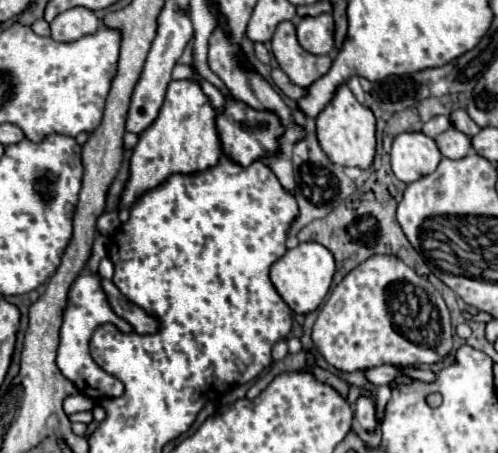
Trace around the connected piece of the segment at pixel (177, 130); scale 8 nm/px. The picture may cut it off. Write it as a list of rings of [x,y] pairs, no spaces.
[[[173,80],[167,88],[159,116],[145,132],[139,134],[139,142],[131,156],[131,178],[121,194],[121,206],[131,208],[141,194],[159,186],[171,174],[193,174],[215,166],[221,156],[221,140],[217,136],[215,118],[217,112],[197,82]]]

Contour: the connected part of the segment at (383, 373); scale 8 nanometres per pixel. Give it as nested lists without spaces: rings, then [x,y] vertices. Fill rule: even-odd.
[[[377,366],[377,368],[367,368],[363,370],[365,378],[373,384],[373,386],[381,386],[381,384],[393,384],[395,378],[399,378],[399,370],[395,366]]]

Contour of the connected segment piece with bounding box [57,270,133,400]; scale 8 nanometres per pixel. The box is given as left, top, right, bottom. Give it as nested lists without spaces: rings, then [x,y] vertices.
[[[81,272],[77,276],[77,280],[71,284],[69,288],[69,302],[67,302],[67,308],[63,312],[63,326],[61,326],[61,342],[59,342],[59,350],[57,350],[57,366],[61,370],[61,374],[65,378],[69,378],[77,390],[93,400],[101,400],[101,398],[115,398],[115,396],[121,396],[123,394],[123,384],[115,378],[115,376],[109,376],[105,370],[101,370],[95,360],[91,358],[89,354],[89,340],[91,340],[91,334],[95,332],[97,326],[101,324],[115,324],[119,326],[121,332],[129,334],[133,328],[121,320],[113,310],[111,306],[107,304],[107,298],[99,286],[99,276],[97,274],[91,274],[91,272]]]

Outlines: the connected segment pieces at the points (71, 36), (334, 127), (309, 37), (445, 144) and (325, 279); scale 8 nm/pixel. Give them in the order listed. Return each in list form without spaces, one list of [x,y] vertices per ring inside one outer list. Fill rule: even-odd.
[[[75,6],[55,16],[55,20],[51,22],[51,38],[59,42],[71,42],[85,34],[93,34],[97,28],[97,16],[89,8]]]
[[[343,84],[337,88],[335,98],[319,112],[317,116],[317,136],[319,144],[333,160],[333,164],[339,166],[357,166],[357,168],[369,168],[375,158],[375,116],[369,108],[361,106],[353,92]]]
[[[319,14],[315,18],[307,16],[297,22],[299,44],[311,54],[331,54],[335,50],[333,34],[335,22],[331,14]]]
[[[455,128],[445,130],[441,136],[435,138],[435,142],[445,158],[463,158],[471,152],[469,136],[465,136],[463,132],[459,132]]]
[[[303,242],[297,248],[291,248],[271,266],[271,282],[281,294],[281,298],[289,304],[289,308],[297,314],[313,312],[325,298],[331,288],[336,263],[333,254],[321,246],[319,242]]]

